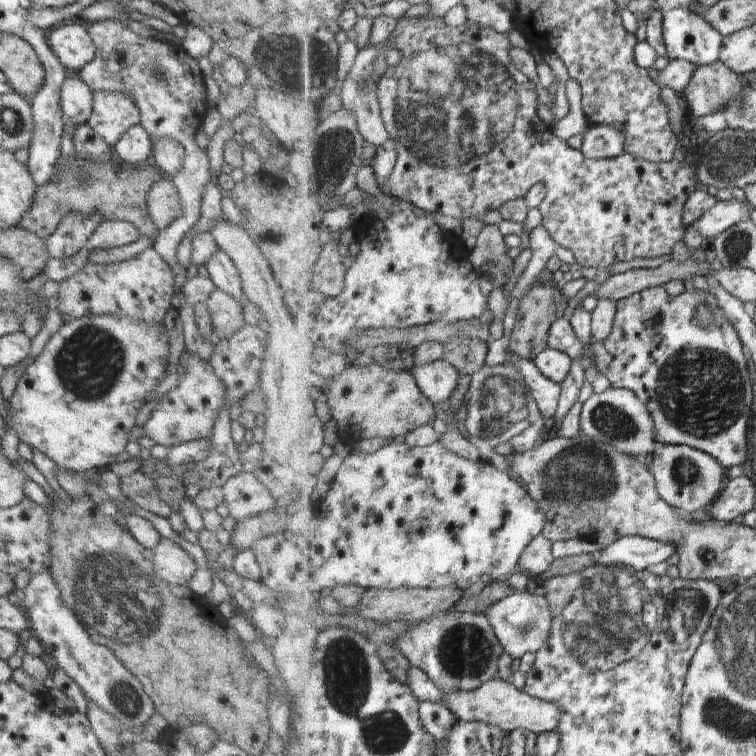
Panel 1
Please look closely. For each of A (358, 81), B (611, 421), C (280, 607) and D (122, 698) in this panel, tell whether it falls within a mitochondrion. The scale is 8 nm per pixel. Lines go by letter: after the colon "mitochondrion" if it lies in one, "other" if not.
A: mitochondrion
B: mitochondrion
C: other
D: mitochondrion

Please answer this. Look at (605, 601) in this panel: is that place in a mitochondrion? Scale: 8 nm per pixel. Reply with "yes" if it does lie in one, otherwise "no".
yes

